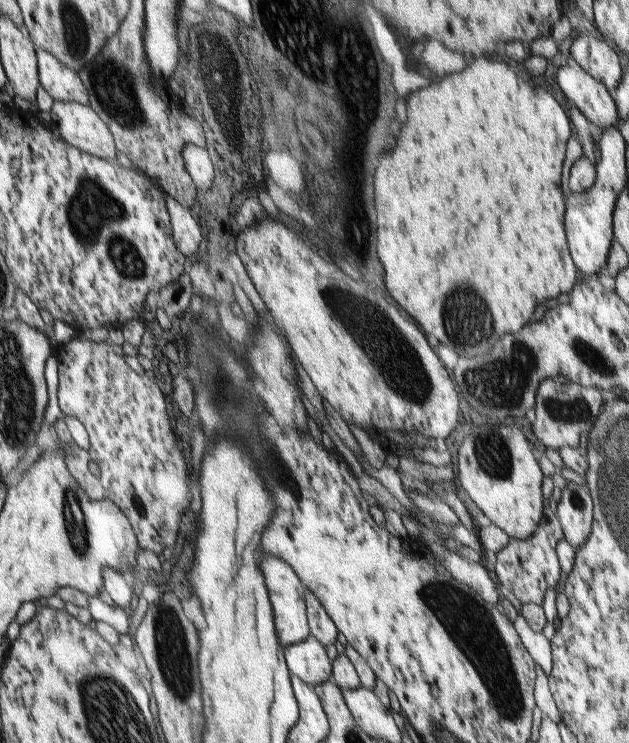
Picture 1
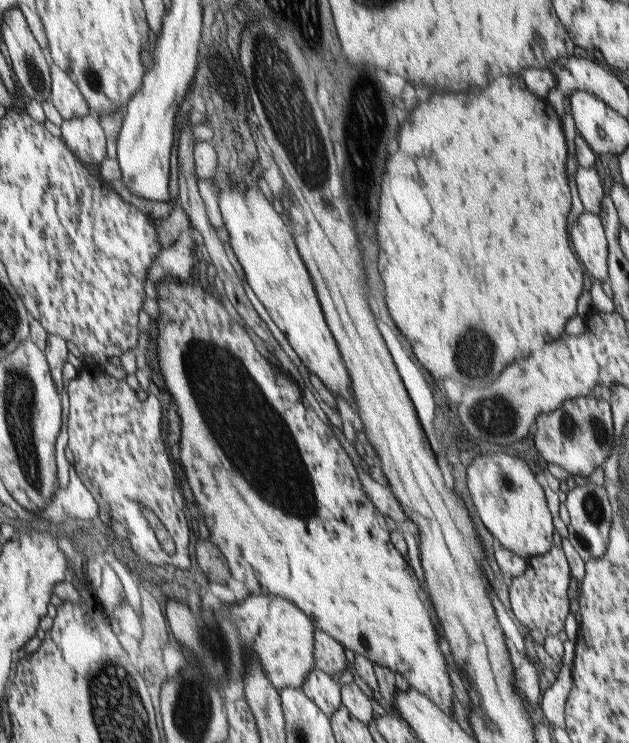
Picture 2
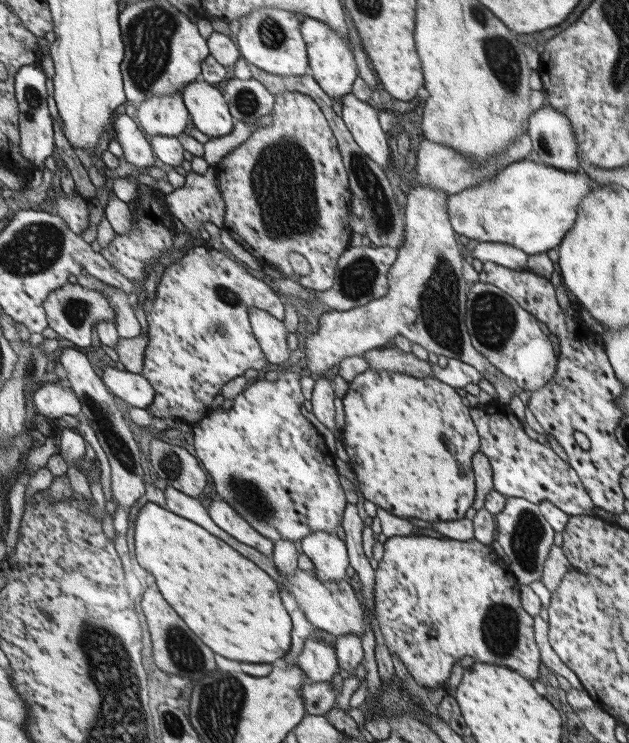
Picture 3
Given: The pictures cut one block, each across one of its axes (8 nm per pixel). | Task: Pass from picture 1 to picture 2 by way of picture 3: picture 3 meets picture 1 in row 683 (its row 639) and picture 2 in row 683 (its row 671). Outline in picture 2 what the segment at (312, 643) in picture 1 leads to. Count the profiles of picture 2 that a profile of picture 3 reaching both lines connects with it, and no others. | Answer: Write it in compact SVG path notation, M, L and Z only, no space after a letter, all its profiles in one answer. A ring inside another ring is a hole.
M318 668L310 671L301 688L329 717L342 706L339 683Z

